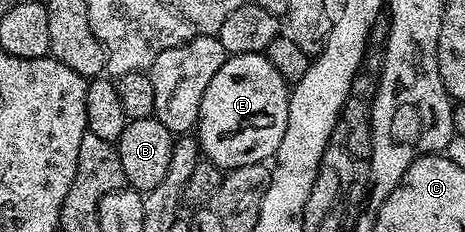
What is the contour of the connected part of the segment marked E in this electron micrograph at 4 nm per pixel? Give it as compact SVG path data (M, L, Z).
M236 53L227 56L220 71L212 75L212 83L208 83L204 91L204 99L200 99L196 136L201 156L223 171L269 162L277 154L288 127L290 91L291 86L284 75L280 75L265 53Z

